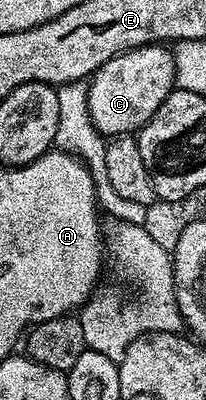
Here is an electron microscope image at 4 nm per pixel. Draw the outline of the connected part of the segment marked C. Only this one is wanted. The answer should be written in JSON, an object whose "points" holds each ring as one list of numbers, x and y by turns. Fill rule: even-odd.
{"points":[[162,43,141,45,138,49,130,49,126,53,108,59,108,63,104,63,98,68,88,81,87,101,92,123,106,139,137,134,138,130,148,123,148,119,152,119,152,115,156,115,160,103,164,103,164,99,168,99,168,95,176,88,175,75,174,54]]}

